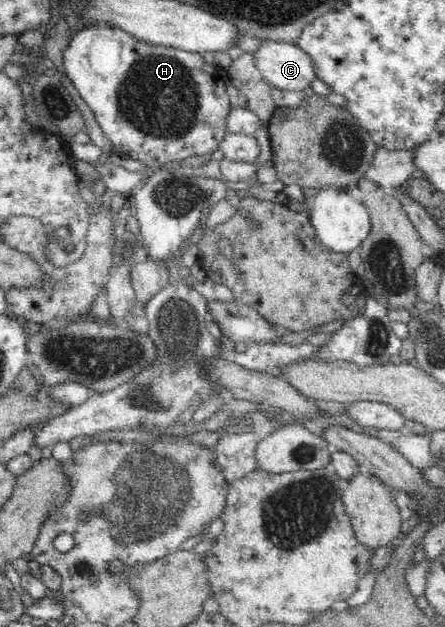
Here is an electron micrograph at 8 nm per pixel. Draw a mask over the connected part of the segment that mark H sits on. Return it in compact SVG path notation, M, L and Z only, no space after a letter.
M95 26L73 36L63 54L63 66L79 96L91 108L101 130L109 138L116 155L141 160L154 171L167 162L213 153L226 134L226 120L231 110L229 97L218 92L217 80L209 57L162 45L139 41L119 27Z

